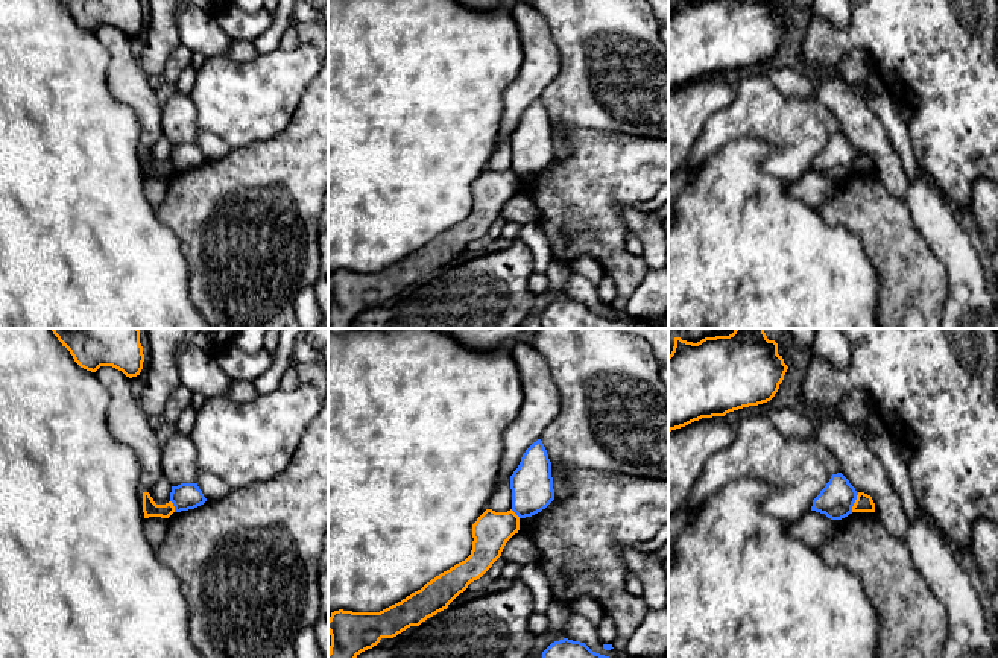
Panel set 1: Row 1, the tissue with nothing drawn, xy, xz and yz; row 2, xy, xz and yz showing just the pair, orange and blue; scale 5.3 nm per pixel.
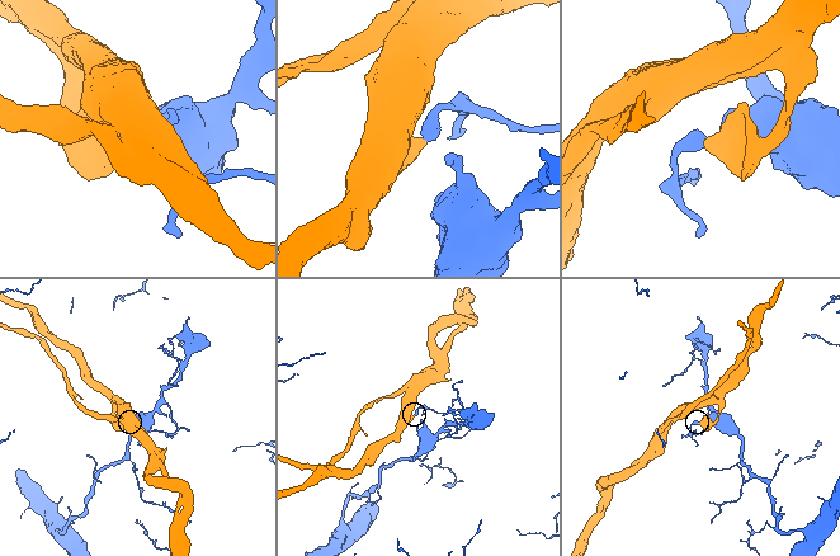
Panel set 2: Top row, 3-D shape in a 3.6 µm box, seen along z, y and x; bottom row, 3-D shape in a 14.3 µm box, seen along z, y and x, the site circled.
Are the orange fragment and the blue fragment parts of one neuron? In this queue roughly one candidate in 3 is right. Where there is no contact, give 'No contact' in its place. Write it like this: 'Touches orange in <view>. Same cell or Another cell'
Touches orange in yz. Another cell

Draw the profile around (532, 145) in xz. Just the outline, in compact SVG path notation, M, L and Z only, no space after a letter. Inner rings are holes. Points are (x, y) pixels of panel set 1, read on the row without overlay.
M541 99L533 102L510 135L512 170L520 176L532 176L554 160L551 122Z

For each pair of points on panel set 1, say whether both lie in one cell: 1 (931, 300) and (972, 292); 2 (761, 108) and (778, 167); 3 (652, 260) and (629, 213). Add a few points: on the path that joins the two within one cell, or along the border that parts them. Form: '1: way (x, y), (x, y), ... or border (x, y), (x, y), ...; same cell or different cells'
1: border (939, 262), (947, 274), (947, 300), (941, 312); different cells
2: way (776, 123), (796, 143), (793, 152); same cell
3: way (652, 248), (652, 236), (641, 225); same cell

